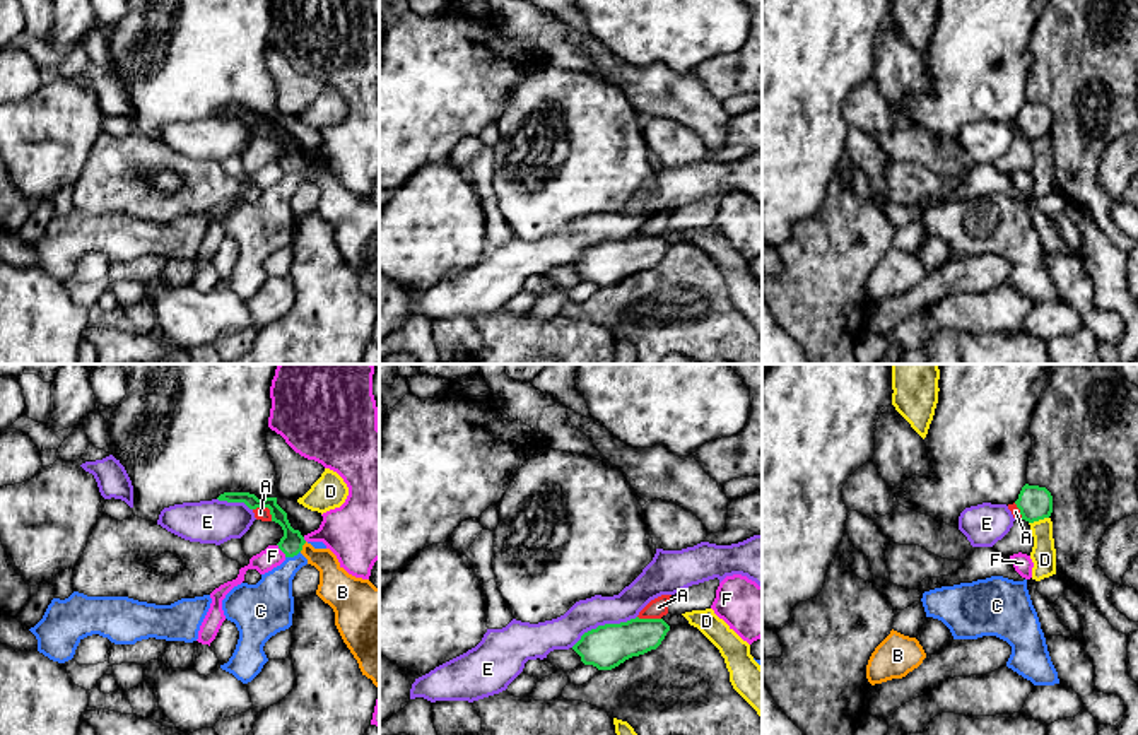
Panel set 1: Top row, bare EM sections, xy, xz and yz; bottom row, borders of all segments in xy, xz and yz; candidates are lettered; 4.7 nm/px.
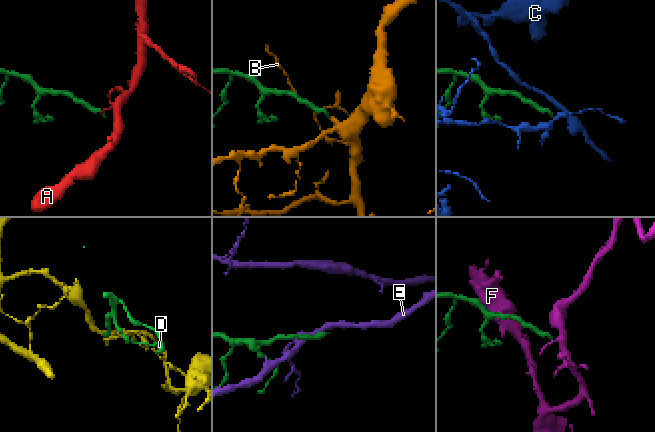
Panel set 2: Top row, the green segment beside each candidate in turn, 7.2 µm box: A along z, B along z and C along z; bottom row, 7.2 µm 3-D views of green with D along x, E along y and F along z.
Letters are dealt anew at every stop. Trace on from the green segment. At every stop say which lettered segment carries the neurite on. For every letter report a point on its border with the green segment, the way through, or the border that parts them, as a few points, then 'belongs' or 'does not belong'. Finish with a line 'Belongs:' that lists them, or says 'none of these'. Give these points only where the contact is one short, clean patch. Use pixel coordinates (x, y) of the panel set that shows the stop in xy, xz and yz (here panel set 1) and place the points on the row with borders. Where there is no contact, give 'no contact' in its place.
A: xy (267, 506) | along xy (253, 508), (267, 508), (272, 520) | does not belong
B: xy (301, 547) | across xy (291, 544), (301, 547), (330, 573), (337, 587) | belongs
C: xy (293, 556) | along xy (299, 551), (286, 558) | does not belong
D: yz (1038, 520) | along yz (1048, 517), (1029, 523) | does not belong
E: xz (605, 624) | does not belong
F: xy (281, 549) | along xy (277, 544), (286, 556) | does not belong
Belongs: B

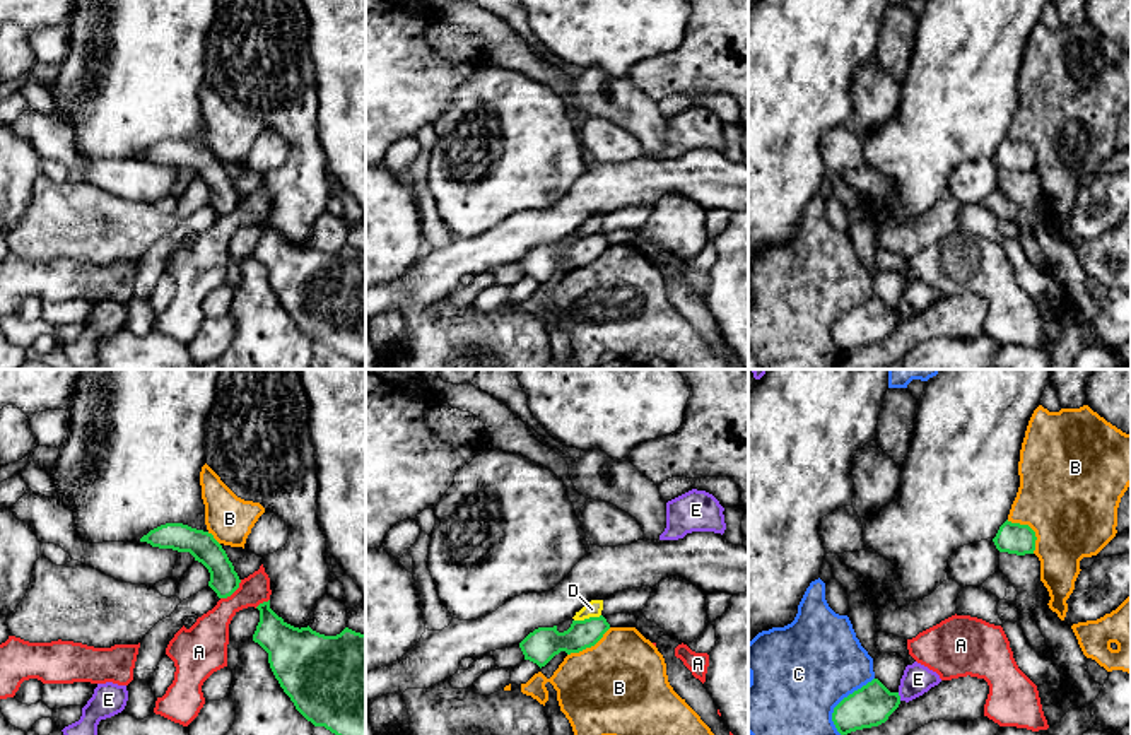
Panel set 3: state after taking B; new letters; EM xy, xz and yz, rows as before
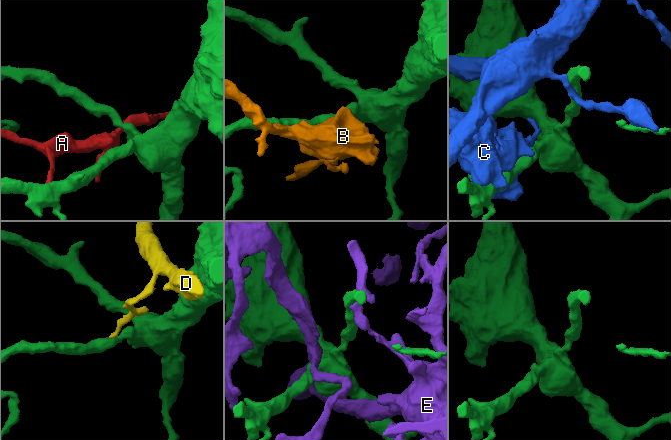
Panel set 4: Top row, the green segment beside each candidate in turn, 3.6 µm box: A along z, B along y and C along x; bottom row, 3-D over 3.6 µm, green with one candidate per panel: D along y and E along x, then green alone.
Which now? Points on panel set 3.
A: xy (233, 592) | along xy (241, 580), (229, 595), (221, 599) | does not belong
B: yz (1031, 529) | does not belong
C: yz (841, 701) | does not belong
D: xz (586, 619) | does not belong
E: yz (899, 696) | does not belong
Belongs: none of these

